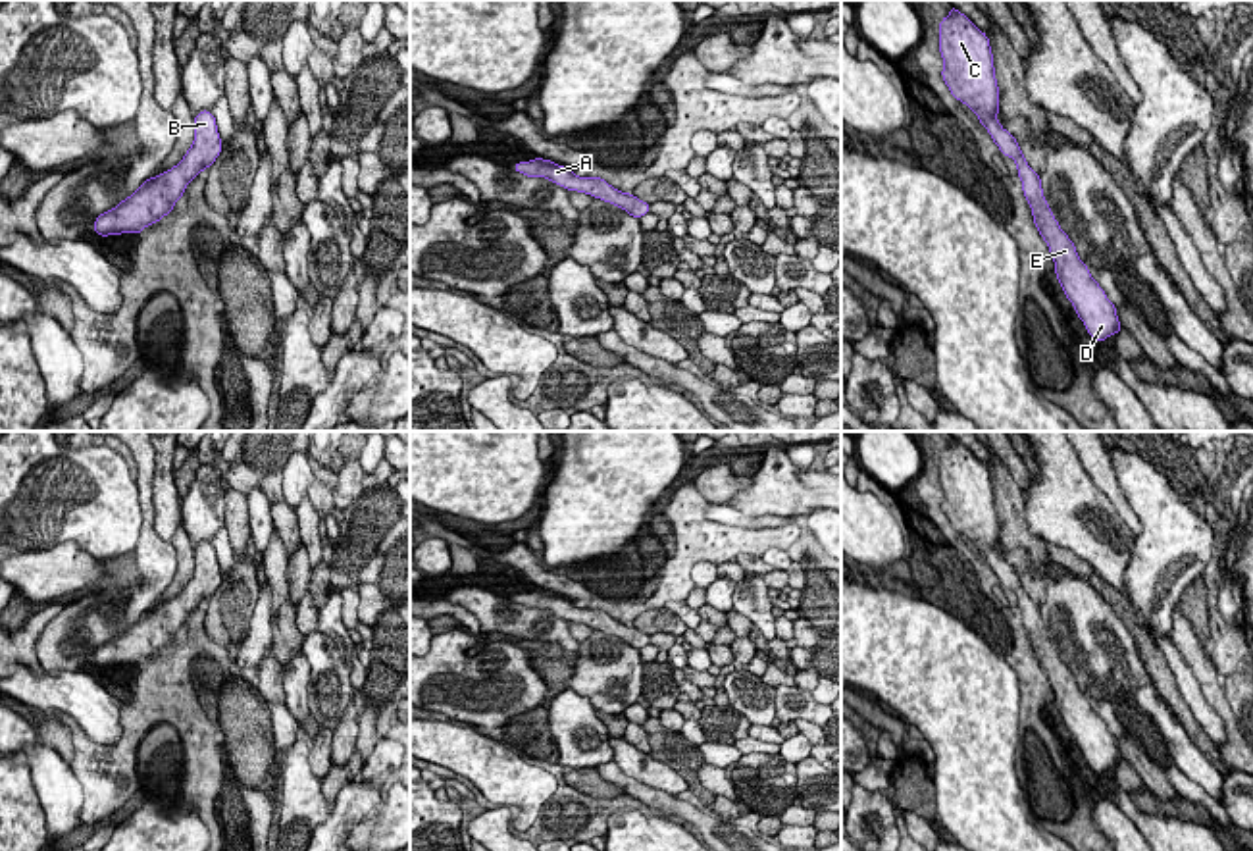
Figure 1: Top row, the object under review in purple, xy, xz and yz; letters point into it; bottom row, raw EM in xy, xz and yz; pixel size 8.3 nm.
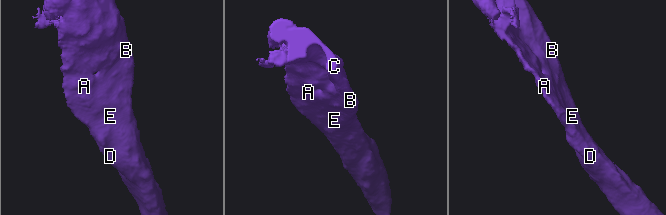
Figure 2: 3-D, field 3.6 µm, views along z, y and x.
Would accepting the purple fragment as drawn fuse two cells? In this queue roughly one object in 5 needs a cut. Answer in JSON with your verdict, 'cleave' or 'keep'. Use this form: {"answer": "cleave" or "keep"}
{"answer": "keep"}

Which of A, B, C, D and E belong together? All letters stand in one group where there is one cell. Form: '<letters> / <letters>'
A B C D E

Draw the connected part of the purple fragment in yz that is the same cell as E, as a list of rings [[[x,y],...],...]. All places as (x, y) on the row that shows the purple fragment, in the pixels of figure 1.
[[[951,6],[951,13],[939,23],[939,52],[943,58],[941,77],[951,94],[978,116],[1001,154],[1010,156],[1016,162],[1034,223],[1049,246],[1057,279],[1066,298],[1072,302],[1076,316],[1097,343],[1103,343],[1112,333],[1120,333],[1122,325],[1116,316],[1116,306],[1091,277],[1089,268],[1080,260],[1074,243],[1053,218],[1043,196],[1041,179],[1028,166],[1018,141],[995,119],[1001,112],[1001,96],[987,35]]]

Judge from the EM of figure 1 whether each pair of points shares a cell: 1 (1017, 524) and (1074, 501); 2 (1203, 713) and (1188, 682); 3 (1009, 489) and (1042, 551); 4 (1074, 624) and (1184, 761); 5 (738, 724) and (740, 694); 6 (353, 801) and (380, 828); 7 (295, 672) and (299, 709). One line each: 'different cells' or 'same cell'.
1: different cells
2: same cell
3: same cell
4: same cell
5: different cells
6: different cells
7: same cell

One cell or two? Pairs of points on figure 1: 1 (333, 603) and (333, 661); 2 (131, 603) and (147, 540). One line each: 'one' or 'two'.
1: one
2: one

